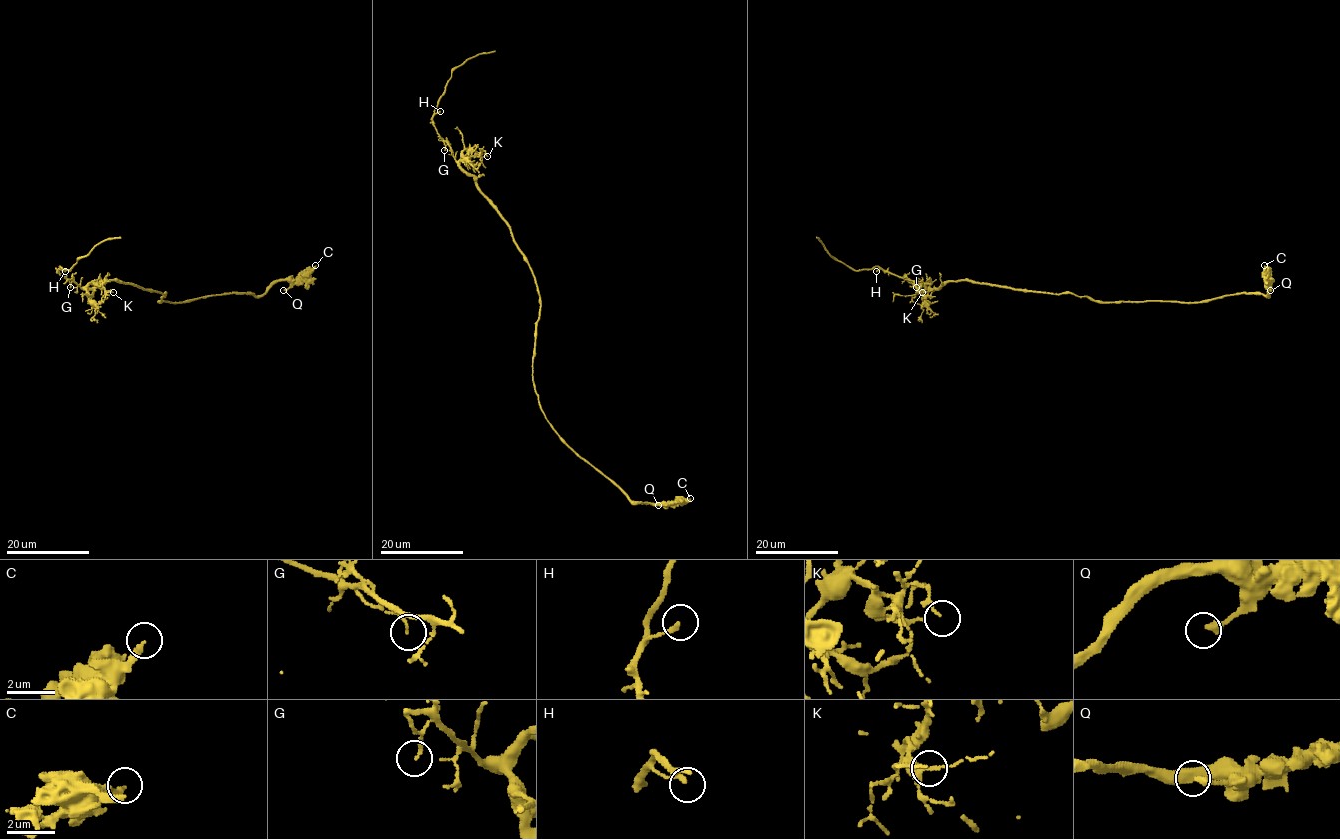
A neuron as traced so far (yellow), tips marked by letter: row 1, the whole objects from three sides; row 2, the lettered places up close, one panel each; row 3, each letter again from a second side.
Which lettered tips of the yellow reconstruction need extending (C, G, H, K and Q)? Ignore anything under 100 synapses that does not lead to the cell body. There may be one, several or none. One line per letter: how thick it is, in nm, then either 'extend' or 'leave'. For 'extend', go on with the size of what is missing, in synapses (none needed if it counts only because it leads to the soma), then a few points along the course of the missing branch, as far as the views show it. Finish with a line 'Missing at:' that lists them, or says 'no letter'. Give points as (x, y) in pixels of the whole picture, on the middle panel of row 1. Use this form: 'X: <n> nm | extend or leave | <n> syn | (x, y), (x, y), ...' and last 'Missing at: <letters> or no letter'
C: 220 nm | leave
G: 130 nm | leave
H: 180 nm | leave
K: 140 nm | leave
Q: 280 nm | leave
Missing at: no letter

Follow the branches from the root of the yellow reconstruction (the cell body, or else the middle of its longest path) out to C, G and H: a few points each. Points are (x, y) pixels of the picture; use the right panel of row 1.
C: (1053, 293), (1074, 293), (1102, 301), (1185, 302), (1202, 302), (1240, 293), (1267, 295), (1269, 274), (1264, 265)
G: (1053, 293), (968, 281), (949, 281), (937, 288), (926, 288), (909, 281), (916, 287)
H: (1053, 293), (968, 281), (949, 281), (937, 288), (926, 288), (880, 268), (876, 271)

